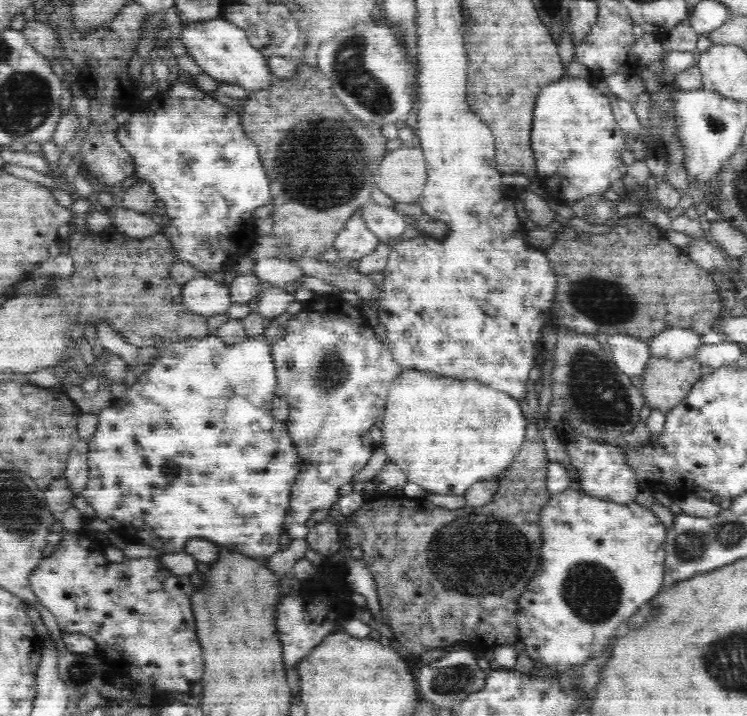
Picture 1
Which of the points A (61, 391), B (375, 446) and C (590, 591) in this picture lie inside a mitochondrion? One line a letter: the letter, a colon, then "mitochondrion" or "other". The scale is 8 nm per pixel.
A: other
B: other
C: mitochondrion

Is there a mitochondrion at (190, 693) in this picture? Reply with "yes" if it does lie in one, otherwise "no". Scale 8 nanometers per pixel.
no

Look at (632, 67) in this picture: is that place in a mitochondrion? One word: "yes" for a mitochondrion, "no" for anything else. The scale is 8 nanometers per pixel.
no

